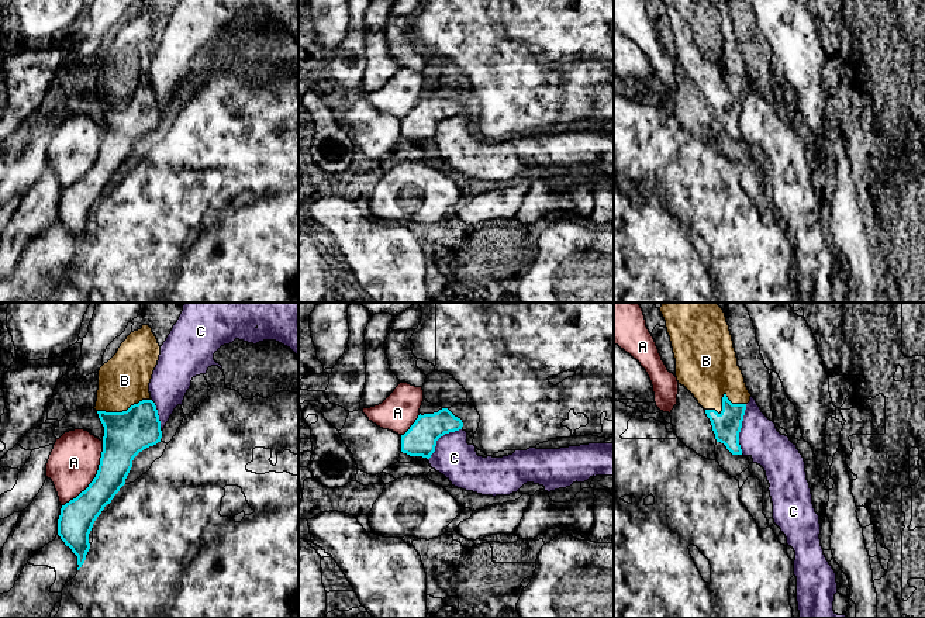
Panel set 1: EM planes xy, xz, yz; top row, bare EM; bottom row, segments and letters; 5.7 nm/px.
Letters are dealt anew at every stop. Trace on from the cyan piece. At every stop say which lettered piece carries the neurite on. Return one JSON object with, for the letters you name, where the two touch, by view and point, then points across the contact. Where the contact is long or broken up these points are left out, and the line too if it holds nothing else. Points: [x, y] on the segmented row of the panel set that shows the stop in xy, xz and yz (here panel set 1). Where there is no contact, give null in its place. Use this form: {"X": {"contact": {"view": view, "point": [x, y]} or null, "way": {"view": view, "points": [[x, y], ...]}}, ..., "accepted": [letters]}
{"B": {"contact": {"view": "yz", "point": [722, 400]}, "way": {"view": "yz", "points": [[727, 425], [722, 400], [722, 393], [706, 361]]}}, "accepted": ["B"]}

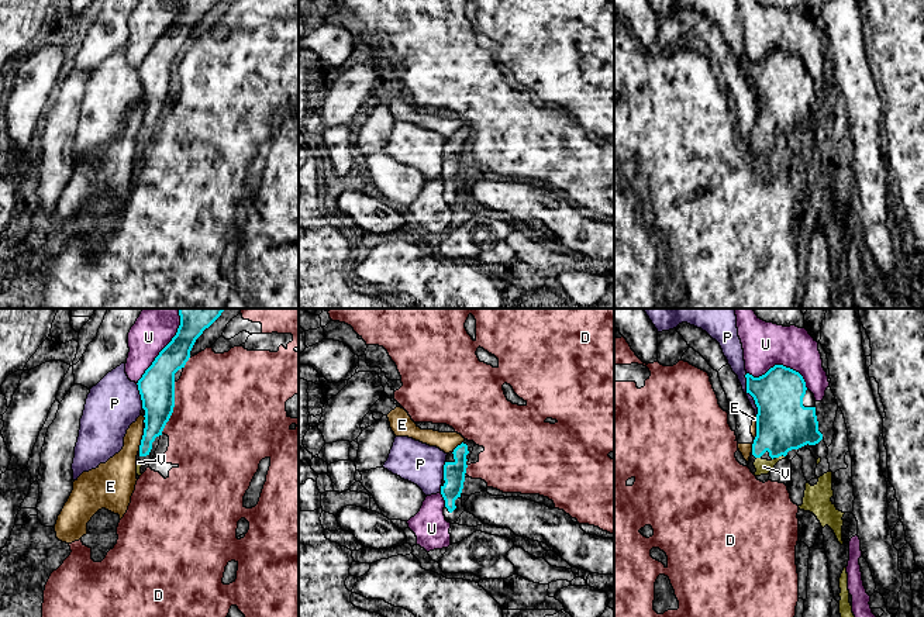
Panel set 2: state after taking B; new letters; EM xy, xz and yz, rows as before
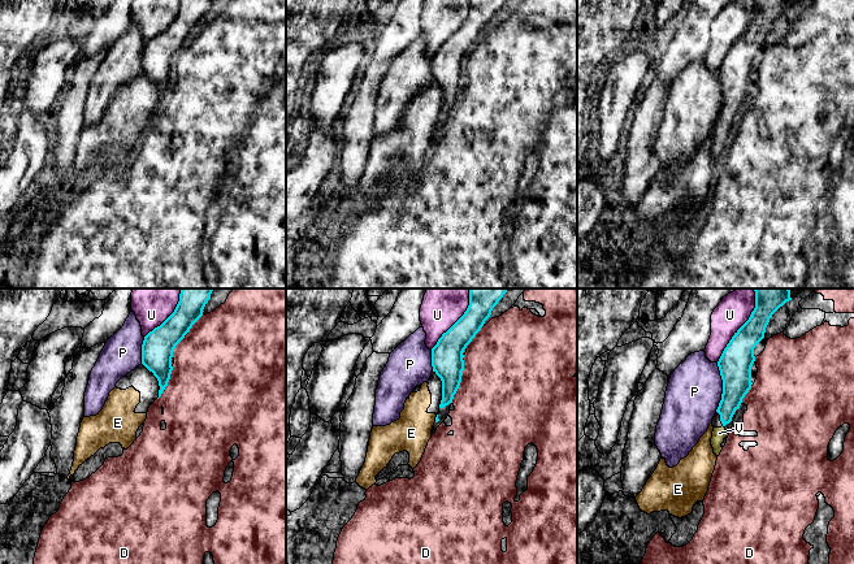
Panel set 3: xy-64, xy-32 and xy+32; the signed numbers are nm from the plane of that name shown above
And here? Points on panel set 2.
{"V": {"contact": {"view": "yz", "point": [781, 455]}, "way": {"view": "yz", "points": [[783, 423], [781, 427], [781, 455], [764, 466]]}}, "accepted": ["V"]}

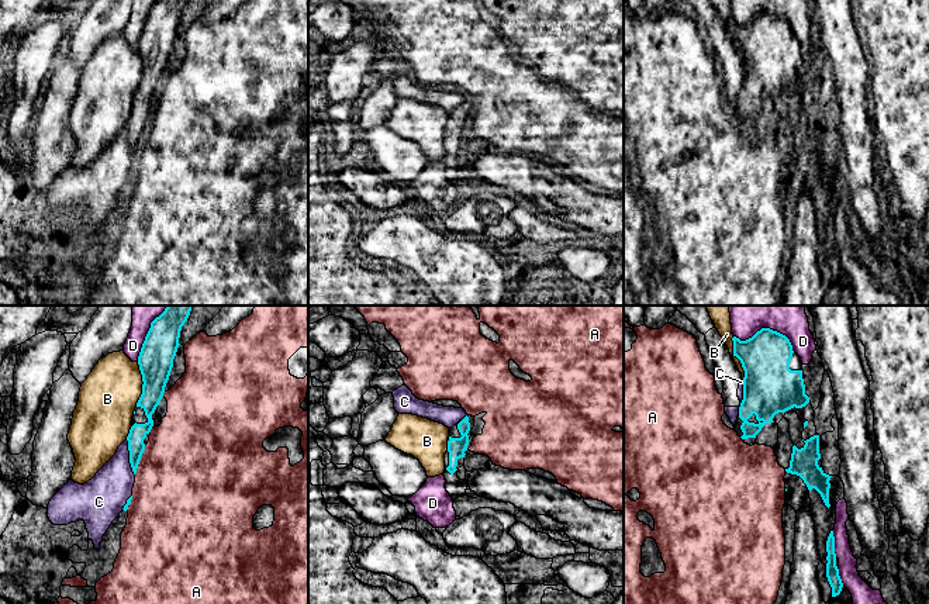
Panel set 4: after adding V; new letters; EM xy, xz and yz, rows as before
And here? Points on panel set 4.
{"accepted": []}

